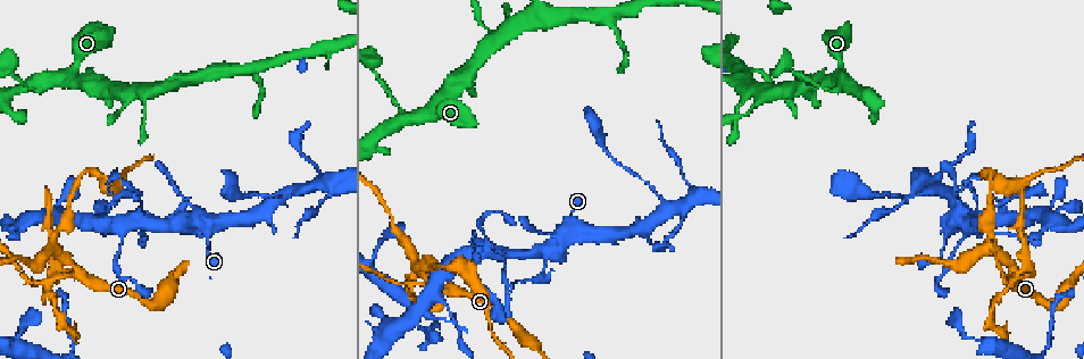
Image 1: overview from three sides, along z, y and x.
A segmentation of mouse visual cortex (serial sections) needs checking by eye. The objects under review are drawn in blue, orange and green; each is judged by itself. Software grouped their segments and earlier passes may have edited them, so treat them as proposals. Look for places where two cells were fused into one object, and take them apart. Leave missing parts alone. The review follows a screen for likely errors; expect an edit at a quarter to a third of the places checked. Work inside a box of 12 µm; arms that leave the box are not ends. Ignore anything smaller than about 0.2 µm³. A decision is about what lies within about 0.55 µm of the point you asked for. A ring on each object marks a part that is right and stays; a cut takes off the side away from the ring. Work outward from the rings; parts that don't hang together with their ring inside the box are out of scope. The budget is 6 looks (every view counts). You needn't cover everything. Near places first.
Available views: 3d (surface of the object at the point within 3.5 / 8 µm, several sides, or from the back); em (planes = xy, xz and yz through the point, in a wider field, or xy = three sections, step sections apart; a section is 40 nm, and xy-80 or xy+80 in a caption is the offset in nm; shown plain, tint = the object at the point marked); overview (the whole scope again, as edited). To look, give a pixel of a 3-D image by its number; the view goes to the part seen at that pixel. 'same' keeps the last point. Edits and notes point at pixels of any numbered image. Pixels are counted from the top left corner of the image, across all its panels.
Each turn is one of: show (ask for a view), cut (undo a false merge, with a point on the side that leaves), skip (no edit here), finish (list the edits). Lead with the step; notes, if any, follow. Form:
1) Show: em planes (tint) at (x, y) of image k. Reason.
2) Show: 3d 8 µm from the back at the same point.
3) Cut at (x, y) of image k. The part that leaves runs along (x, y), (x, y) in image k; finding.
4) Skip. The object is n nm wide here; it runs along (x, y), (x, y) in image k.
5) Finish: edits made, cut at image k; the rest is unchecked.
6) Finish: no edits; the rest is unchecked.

Show: 3d 3.5 µm at (760, 99) of image 1. Three arms meet.

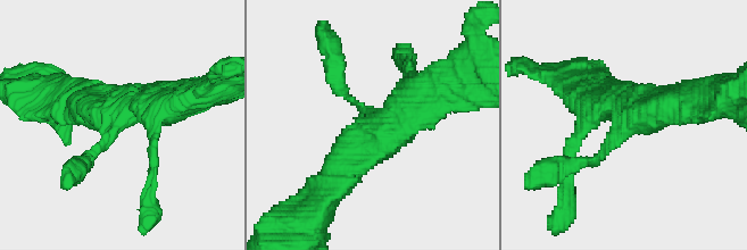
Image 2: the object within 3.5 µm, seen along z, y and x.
Show: em xy step 5 (tint) at (628, 121) of image 2. 3 arms meet here; the arms are 150, 450, 450 nm wide; shape alone is not enough.

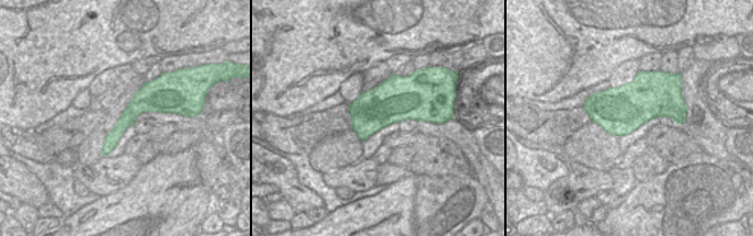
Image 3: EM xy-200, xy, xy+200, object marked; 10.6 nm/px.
Show: em planes (tint) at the same point.

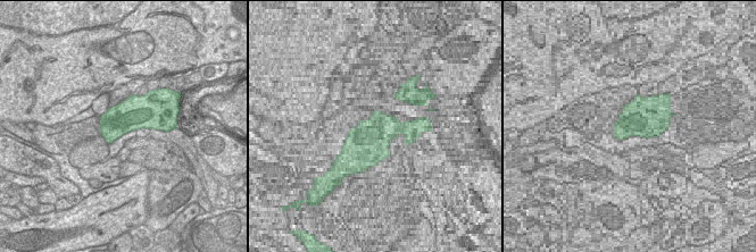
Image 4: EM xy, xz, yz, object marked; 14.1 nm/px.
Skip. It runs along (321, 199), (342, 167), (429, 98) in image 2; all the same cell.

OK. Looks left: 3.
Show: 3d 3.5 µm from the back at (406, 118) of image 1. A fork.

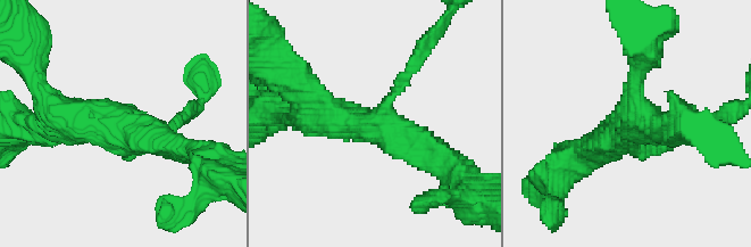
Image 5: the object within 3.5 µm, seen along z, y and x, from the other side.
Show: em planes (tint) at (380, 121) of image 5. 3 arms meet here; the arms are 150, 350, 450 nm wide.

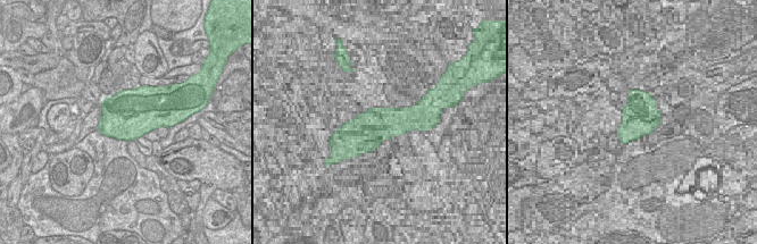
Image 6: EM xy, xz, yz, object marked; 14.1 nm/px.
Skip. It runs along (307, 114), (381, 123), (443, 166) in image 5; one cell here.

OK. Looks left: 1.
Finish: no edits; the rest is unchecked.

